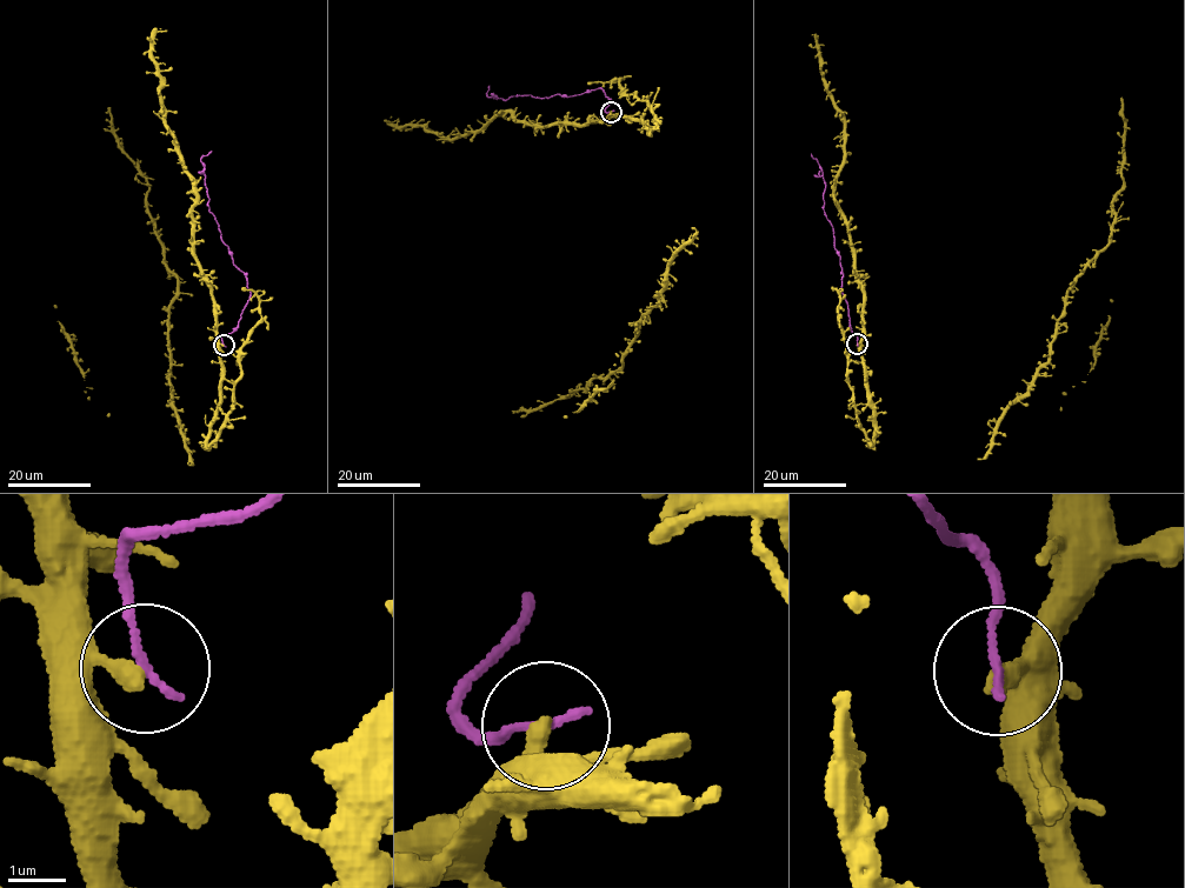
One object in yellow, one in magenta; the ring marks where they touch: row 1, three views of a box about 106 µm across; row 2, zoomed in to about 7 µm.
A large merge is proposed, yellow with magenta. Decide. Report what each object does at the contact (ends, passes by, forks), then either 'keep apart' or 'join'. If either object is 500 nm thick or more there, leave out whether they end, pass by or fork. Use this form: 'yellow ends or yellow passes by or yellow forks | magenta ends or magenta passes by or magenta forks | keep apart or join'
yellow ends | magenta ends | keep apart

